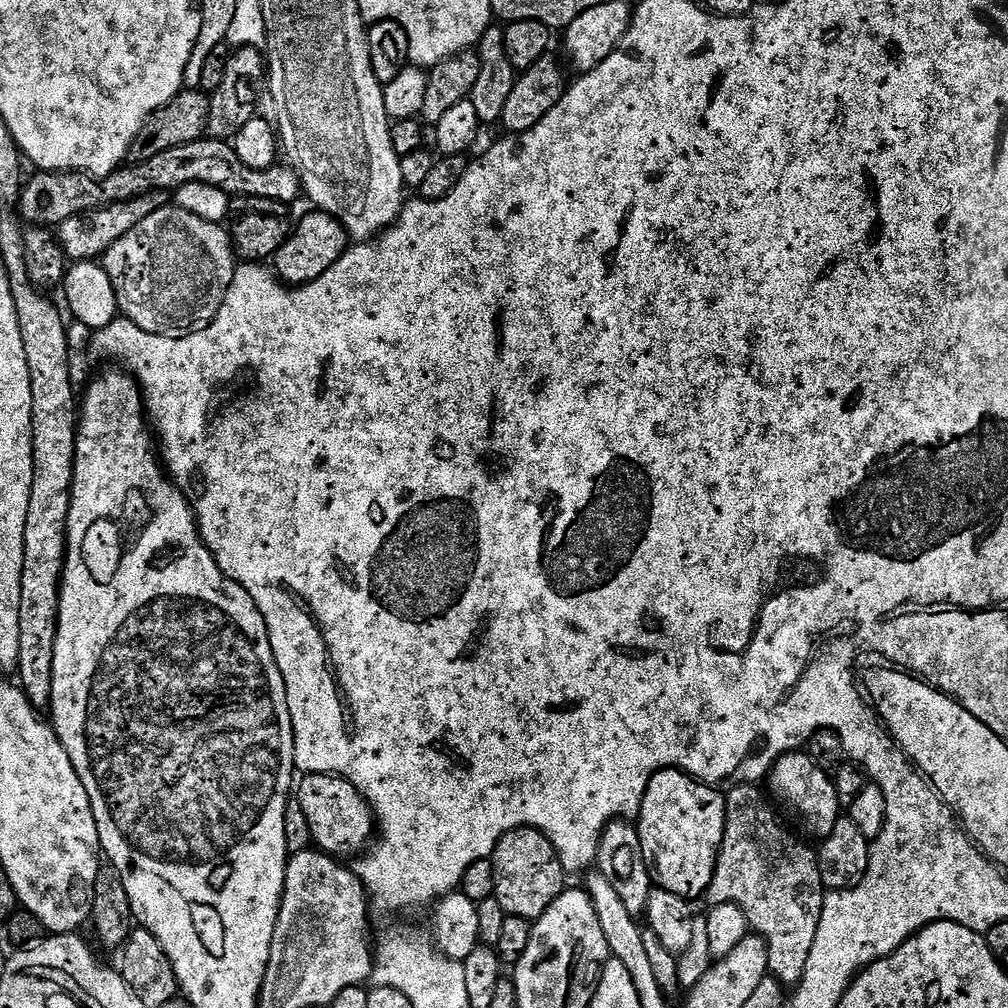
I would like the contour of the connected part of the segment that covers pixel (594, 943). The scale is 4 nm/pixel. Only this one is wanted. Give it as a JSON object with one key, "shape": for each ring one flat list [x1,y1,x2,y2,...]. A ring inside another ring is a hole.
{"shape":[[565,887,554,902,535,921,530,934,530,946,526,946,526,954,520,959,523,964,552,964,552,970,566,978,568,972,572,972,574,964,574,978,576,982,586,978,588,982,599,976,596,972,604,969,604,964,610,958,606,946,606,934,602,934,602,926,598,926,598,914,594,914,594,902,590,902,587,891,583,887],[588,970,588,974,586,974]]}

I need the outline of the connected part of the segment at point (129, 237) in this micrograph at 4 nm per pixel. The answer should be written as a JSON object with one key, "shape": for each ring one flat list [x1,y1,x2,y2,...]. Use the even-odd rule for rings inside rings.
{"shape":[[165,206,154,210,134,230,130,230,110,250,105,252,102,263,110,282,116,291,116,301,121,313,133,320,142,330,166,338,182,338,191,332,205,328,218,314,230,282,238,267,236,249,232,246,232,237,227,227,215,224,188,208]]}

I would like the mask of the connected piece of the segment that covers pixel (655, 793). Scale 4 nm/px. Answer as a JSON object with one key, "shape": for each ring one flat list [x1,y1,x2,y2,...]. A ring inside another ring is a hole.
{"shape":[[679,768,653,774,644,792,638,827,642,858,655,887,685,898,707,893,724,837,727,809,725,793,719,787,701,784]]}

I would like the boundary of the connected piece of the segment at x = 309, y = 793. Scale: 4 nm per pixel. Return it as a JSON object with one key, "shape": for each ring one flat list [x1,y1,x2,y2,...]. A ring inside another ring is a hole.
{"shape":[[310,772,301,780,304,781,301,784,299,781,294,792,294,800,306,813,306,822,310,822,313,845,333,858,345,858,344,856,352,855,355,857,363,853,369,847,378,828,368,799,350,781,343,780,341,776]]}

